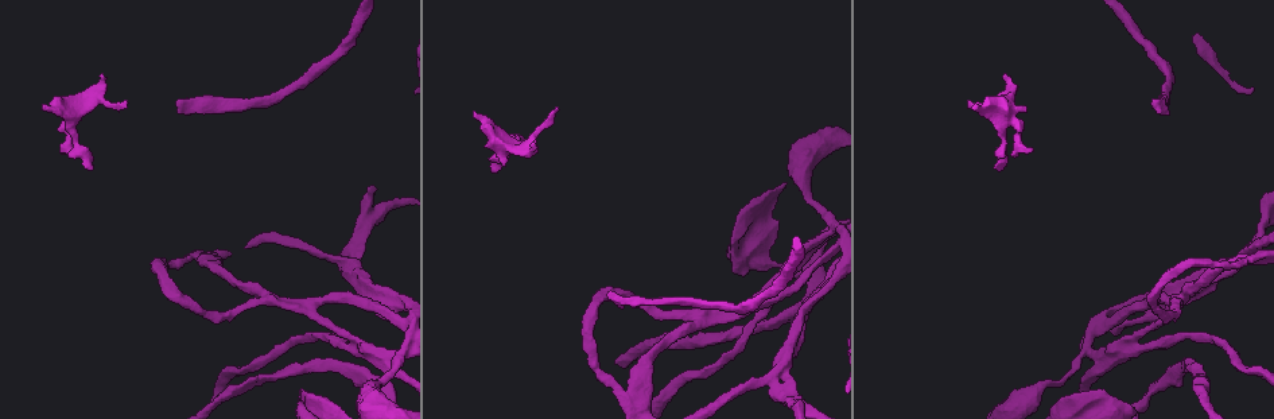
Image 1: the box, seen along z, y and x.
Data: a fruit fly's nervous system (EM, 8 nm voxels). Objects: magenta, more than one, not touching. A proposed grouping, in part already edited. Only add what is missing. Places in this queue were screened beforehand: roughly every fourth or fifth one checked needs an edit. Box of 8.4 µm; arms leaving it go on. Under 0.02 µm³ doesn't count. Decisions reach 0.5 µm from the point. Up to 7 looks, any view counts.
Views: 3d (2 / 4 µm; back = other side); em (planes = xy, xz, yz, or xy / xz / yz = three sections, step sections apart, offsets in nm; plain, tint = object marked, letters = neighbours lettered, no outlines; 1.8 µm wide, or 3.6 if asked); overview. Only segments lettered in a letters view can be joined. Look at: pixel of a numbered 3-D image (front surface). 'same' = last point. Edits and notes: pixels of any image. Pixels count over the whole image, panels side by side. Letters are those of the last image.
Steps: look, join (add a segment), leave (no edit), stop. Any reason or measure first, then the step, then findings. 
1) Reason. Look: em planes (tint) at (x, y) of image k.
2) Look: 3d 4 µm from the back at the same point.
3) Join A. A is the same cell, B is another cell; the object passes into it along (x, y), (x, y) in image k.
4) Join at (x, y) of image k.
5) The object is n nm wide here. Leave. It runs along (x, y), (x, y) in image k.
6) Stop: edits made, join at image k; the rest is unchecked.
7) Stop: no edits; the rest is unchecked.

Sharp bend. Look: em xy step 16 (tint) at (388, 369) of image 1.

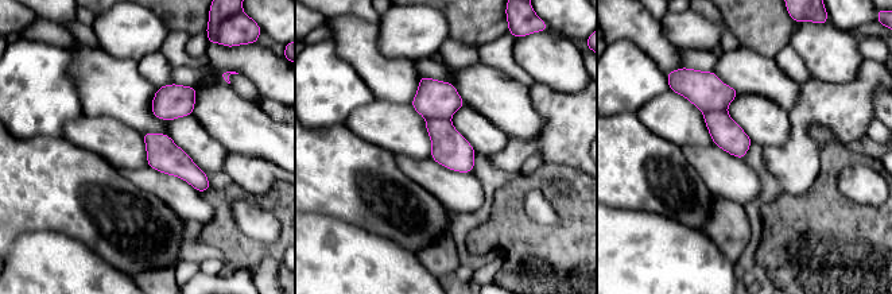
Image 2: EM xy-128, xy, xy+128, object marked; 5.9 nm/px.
Look: em planes (letters) at the same point.

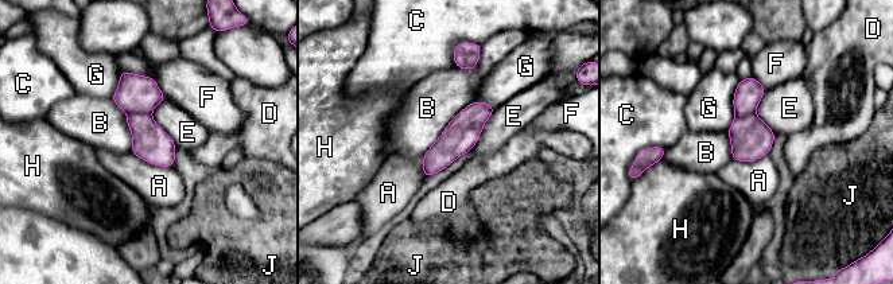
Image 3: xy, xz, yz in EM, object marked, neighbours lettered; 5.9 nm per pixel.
Leave. A, B, C, D, E, F, G, H and J are other cells; it runs along (489, 109), (426, 171) in image 3; none of them fits.

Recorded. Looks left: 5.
Two arms in line, one across. Look: em planes (tint) at (271, 303) of image 1.

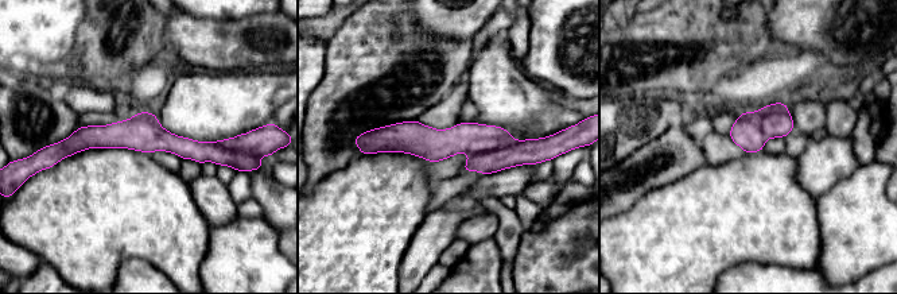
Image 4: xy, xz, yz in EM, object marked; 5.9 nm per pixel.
See the neighbours. Look: em planes (letters) at the same point.

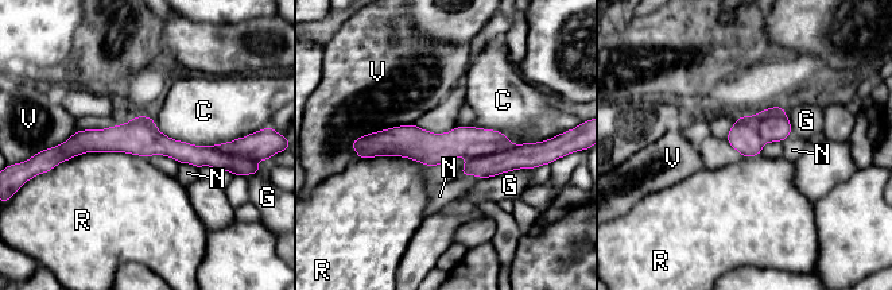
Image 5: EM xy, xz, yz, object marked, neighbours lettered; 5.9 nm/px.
The object is 200 nm wide here. Leave. C, G, N, R and V are other cells; it runs along (365, 140), (527, 154) in image 5; no lettered segment goes on from it.

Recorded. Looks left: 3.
Free end. Look: em planes (letters) at (1008, 76) of image 1.

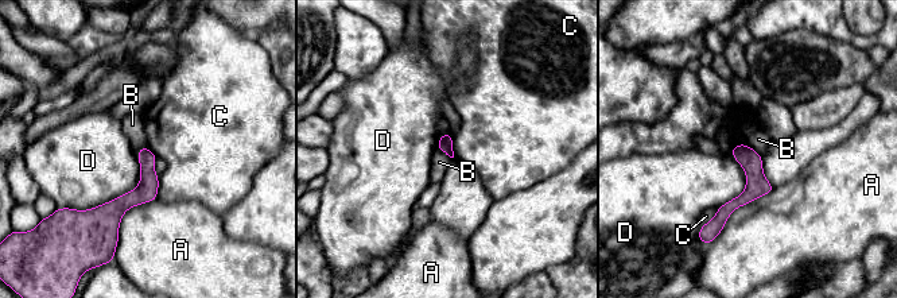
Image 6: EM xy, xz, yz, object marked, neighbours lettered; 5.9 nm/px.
Leave. A, B, C and D are other cells; it runs along (744, 147), (752, 189), (718, 224) in image 6; none of them fits.

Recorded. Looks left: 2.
Stop: no edits; the rest is unchecked.

